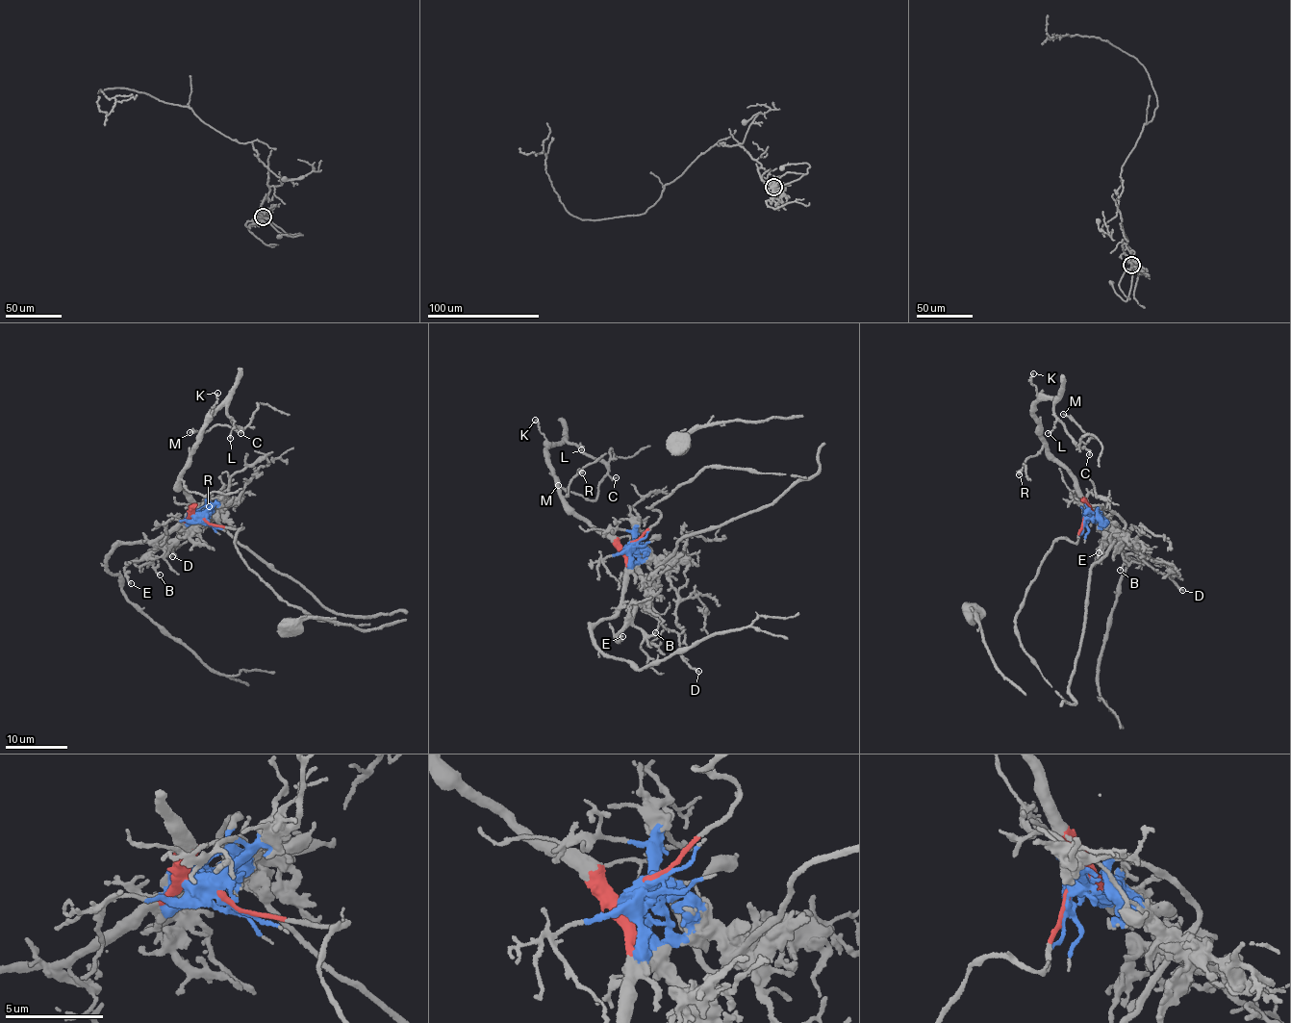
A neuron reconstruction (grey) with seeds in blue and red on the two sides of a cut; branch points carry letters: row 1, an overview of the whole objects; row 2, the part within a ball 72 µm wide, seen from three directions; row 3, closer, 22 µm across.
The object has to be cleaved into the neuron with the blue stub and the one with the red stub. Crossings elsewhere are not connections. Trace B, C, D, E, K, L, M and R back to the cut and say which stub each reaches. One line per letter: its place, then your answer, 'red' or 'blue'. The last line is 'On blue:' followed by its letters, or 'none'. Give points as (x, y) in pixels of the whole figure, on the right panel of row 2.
B: place (1120, 570); blue
C: place (1089, 454); red
D: place (1182, 590); blue
E: place (1099, 552); blue
K: place (1033, 373); red
L: place (1048, 433); red
M: place (1063, 414); red
R: place (1019, 474); red
On blue: B, D, E

